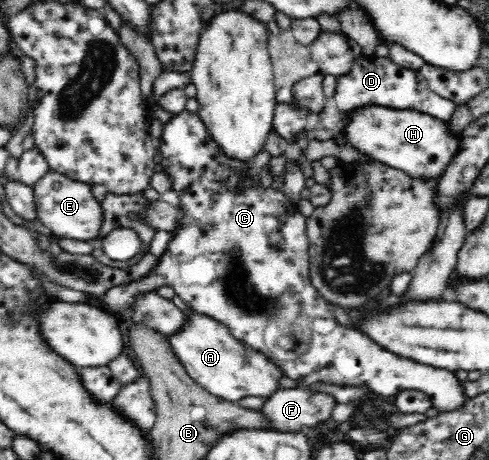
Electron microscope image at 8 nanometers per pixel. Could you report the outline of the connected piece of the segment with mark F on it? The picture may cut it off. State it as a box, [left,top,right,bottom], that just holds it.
[261,387,337,433]

